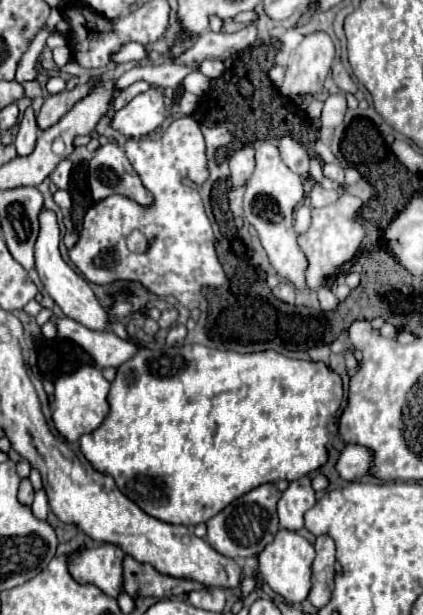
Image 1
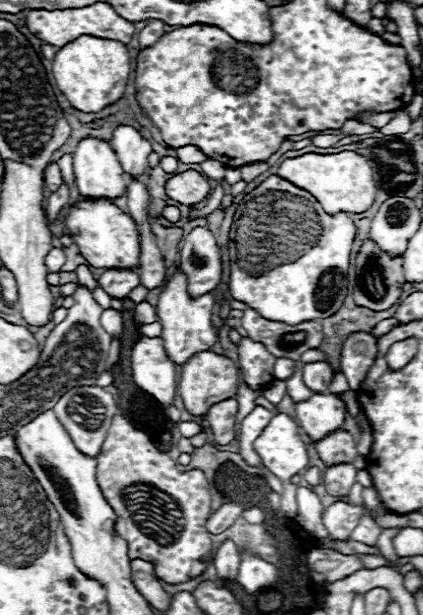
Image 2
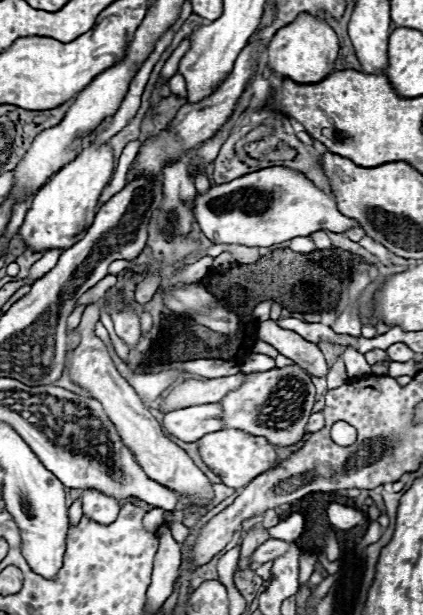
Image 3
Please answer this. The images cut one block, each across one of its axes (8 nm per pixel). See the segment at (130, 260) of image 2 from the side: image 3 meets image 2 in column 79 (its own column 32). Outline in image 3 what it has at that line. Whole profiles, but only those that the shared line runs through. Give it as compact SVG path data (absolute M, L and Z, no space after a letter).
M90 144L82 148L80 156L60 168L54 178L44 184L34 196L32 208L28 210L24 224L20 226L22 240L28 248L34 250L50 250L50 248L68 248L78 242L76 234L84 232L94 220L94 208L100 192L110 182L114 172L114 150L106 144Z

